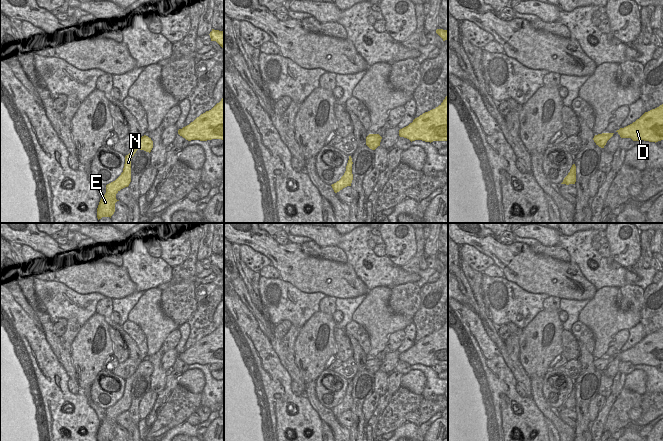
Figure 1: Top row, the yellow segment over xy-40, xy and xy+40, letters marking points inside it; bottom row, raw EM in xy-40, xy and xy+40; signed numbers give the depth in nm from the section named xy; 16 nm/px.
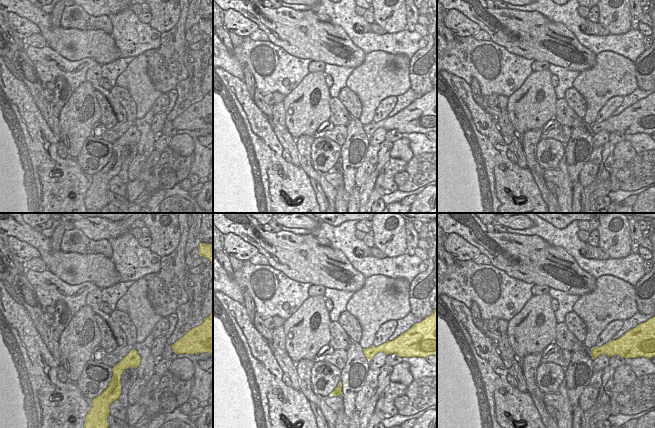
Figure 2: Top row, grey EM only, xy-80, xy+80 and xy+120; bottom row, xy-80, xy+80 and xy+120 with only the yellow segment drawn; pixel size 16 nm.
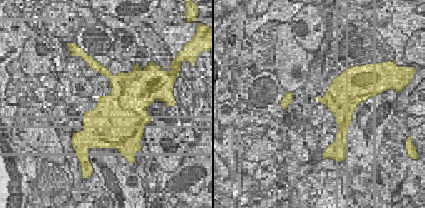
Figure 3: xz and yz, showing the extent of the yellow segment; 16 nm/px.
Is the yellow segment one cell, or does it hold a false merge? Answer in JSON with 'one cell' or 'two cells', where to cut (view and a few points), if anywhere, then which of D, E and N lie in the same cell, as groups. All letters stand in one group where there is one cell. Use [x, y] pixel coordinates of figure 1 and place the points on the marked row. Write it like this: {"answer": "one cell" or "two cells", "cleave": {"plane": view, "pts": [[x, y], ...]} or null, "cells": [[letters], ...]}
{"answer": "one cell", "cleave": null, "cells": [["D", "E", "N"]]}

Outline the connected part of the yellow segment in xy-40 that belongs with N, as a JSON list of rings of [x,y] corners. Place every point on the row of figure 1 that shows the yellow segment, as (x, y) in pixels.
[[[144,135],[138,141],[135,149],[125,156],[125,164],[121,175],[113,182],[106,185],[106,193],[101,198],[97,208],[98,220],[102,217],[110,217],[115,212],[116,194],[123,188],[128,187],[131,182],[131,159],[138,149],[146,152],[151,152],[153,141],[148,136]]]

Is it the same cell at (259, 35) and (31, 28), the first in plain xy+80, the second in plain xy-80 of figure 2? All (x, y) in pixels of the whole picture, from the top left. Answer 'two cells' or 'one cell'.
two cells

